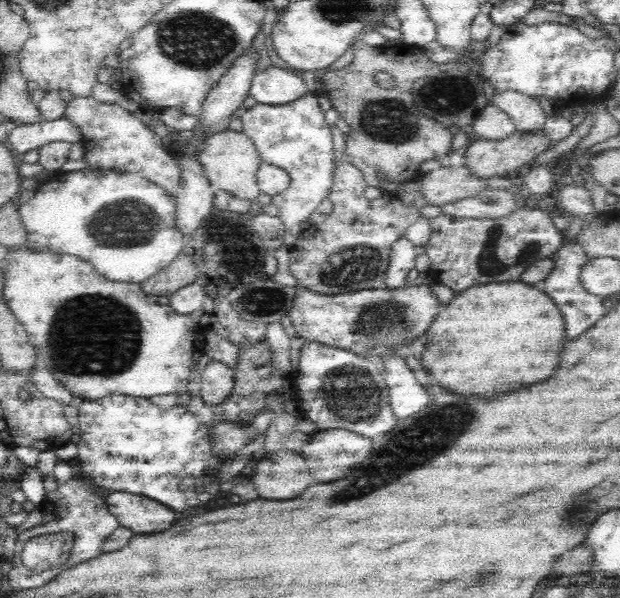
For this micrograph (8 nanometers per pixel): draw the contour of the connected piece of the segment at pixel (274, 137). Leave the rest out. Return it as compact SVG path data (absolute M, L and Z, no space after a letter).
M309 91L300 100L283 105L257 103L241 115L244 133L258 151L261 162L282 168L288 172L293 188L273 197L278 207L279 217L285 228L284 244L289 247L300 238L304 224L314 208L327 198L333 172L333 144L330 126L326 124L324 113L317 97Z

